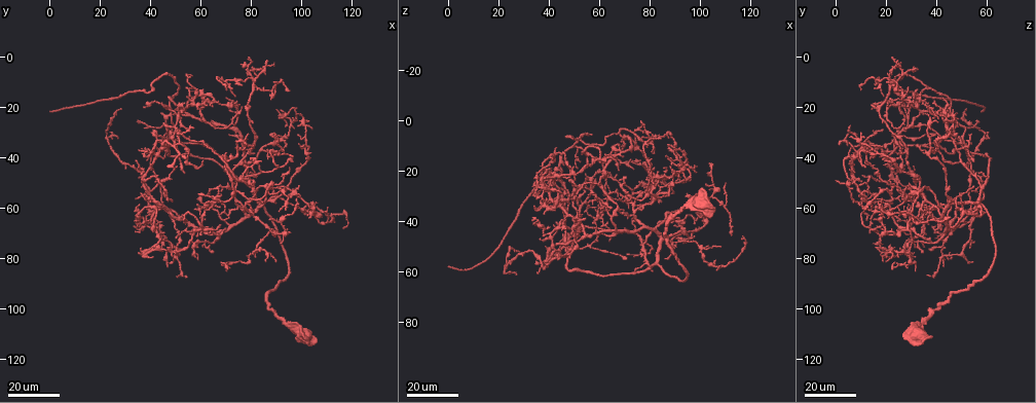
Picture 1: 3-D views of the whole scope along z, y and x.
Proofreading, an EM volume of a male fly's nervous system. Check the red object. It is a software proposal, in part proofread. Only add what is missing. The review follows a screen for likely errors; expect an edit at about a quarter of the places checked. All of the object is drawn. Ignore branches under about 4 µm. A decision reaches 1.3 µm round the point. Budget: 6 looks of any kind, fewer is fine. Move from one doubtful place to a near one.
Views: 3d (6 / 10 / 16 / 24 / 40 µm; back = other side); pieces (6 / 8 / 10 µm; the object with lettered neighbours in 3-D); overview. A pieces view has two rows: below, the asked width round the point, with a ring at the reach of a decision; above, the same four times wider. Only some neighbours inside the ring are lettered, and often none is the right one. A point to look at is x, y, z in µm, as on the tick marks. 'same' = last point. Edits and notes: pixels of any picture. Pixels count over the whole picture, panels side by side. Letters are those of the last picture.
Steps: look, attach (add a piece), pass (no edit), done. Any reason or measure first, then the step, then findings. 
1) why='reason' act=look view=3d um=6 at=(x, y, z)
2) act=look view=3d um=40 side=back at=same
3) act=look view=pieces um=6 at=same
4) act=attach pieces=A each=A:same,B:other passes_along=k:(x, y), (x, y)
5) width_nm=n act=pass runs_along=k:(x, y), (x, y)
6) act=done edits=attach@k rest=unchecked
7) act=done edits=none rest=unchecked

why='an open end' act=look view=3d um=16 at=(1, 21, 59)

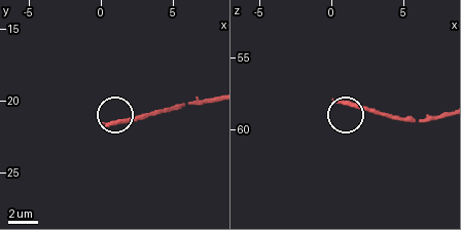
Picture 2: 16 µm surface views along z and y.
act=look view=pieces um=10 at=(0.2, 21.6, 58.0)

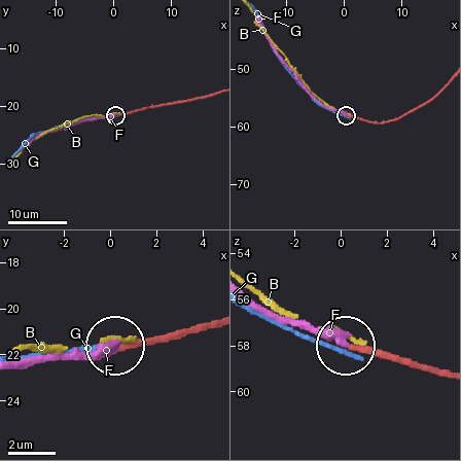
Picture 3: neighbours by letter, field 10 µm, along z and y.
act=attach pieces=F each=B:other,F:same,G:other passes_along=3:(410, 359), (345, 348), (276, 322), (252, 300) found='it goes on there'

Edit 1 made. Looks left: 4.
why='an open end' act=look view=3d um=16 at=(89, 10, 21)

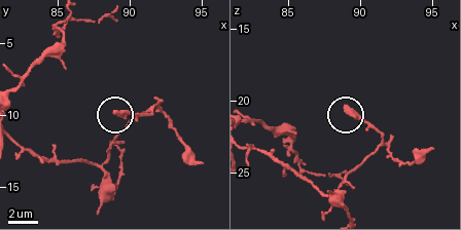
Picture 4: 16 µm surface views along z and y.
why='see the neighbours' act=look view=pieces um=10 at=(89.0, 10.0, 20.6)

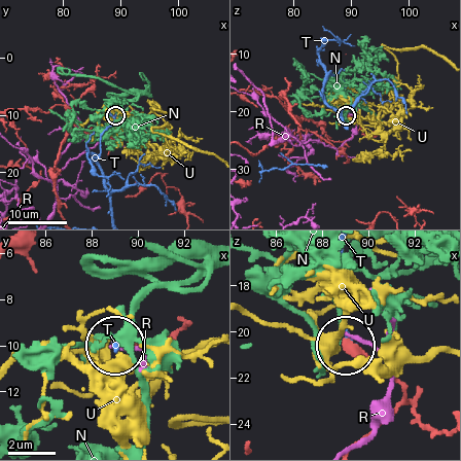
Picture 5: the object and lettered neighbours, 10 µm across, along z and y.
width_nm=340 act=pass each=N:other,R:other,T:other,U:other found='no lettered piece goes on from it'

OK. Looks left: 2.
act=look view=3d um=16 at=(69, 16, 43)

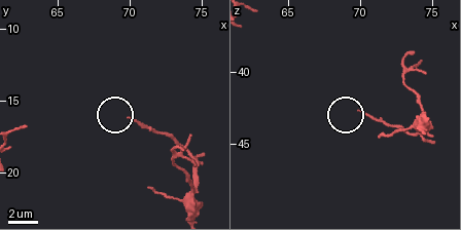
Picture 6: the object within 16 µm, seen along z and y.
why='what lies round it' act=look view=pieces um=8 at=(70.2, 16.4, 42.8)

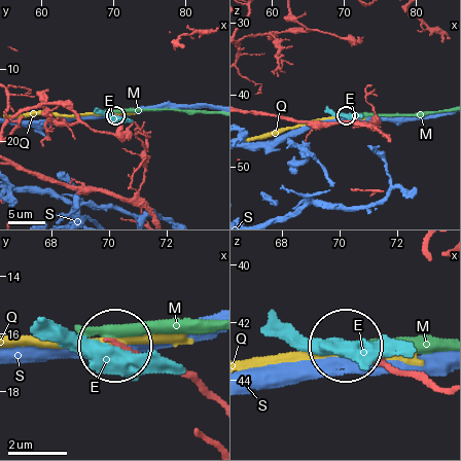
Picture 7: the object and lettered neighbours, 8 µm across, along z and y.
width_nm=120 act=pass each=E:other,M:other,Q:other,S:other runs_along=7:(439, 388), (346, 344) found='no lettered piece goes on from it'

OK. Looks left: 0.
act=done edits=attach@3 rest=unchecked

